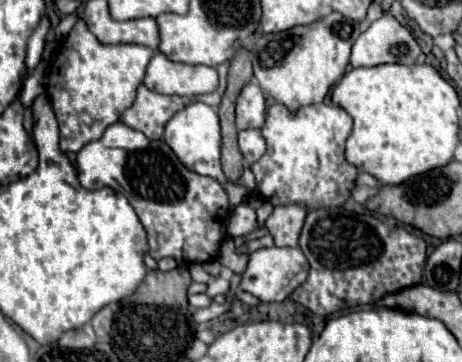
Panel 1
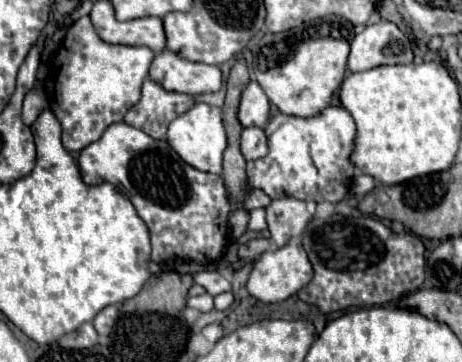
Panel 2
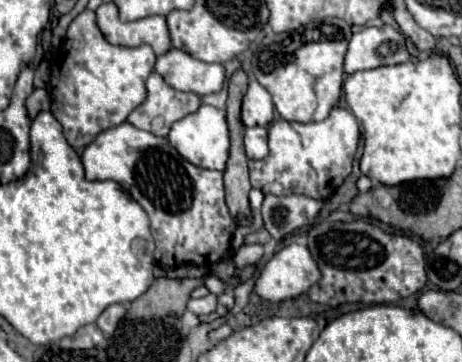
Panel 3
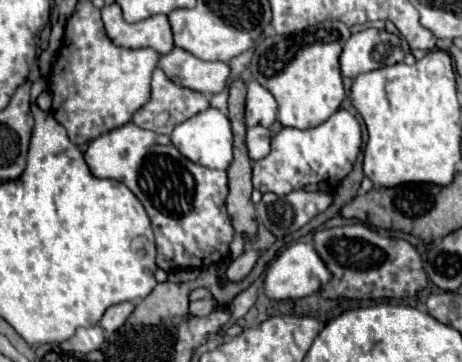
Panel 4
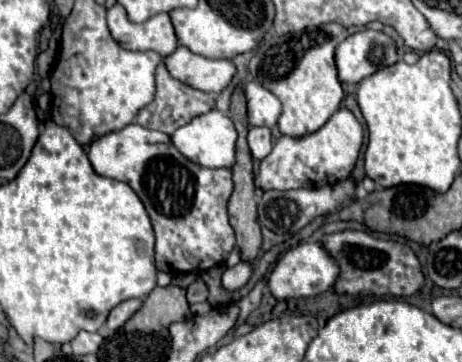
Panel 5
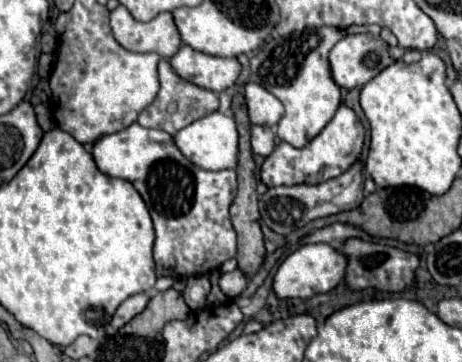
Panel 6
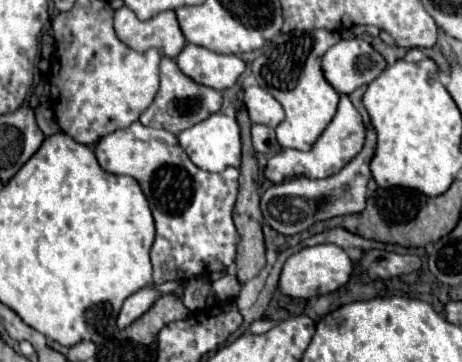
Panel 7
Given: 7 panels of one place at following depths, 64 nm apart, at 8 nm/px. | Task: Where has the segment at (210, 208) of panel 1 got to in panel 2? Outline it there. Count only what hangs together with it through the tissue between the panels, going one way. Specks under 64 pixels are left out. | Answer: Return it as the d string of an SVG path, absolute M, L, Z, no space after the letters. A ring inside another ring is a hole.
M118 122L118 124L108 126L100 140L88 144L88 148L84 148L80 152L78 164L80 164L82 180L86 184L110 182L124 196L128 196L132 200L140 218L146 222L146 226L150 230L154 262L172 264L172 262L180 260L180 262L196 262L196 264L208 266L208 264L214 264L216 260L220 260L220 256L224 254L224 246L226 246L226 242L230 242L230 228L226 230L226 226L228 226L228 218L232 214L232 206L224 192L222 176L216 176L210 172L200 172L200 170L192 168L172 150L172 146L166 140L156 140L156 138L148 136L144 130L138 130L126 122Z

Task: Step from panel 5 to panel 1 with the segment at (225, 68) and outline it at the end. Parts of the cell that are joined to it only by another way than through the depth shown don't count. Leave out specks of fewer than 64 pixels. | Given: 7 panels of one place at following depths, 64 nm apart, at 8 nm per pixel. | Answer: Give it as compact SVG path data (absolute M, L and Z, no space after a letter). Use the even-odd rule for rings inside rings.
M162 52L154 54L148 64L144 84L160 94L178 94L192 98L198 94L208 94L218 88L218 72L204 64L182 64L168 60Z

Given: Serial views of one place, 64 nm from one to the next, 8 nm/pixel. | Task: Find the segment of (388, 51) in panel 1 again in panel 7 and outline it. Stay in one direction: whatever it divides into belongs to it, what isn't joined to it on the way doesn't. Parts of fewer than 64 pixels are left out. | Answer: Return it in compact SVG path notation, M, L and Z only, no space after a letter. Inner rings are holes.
M340 40L322 56L322 72L338 94L370 84L386 68L386 60L364 40Z

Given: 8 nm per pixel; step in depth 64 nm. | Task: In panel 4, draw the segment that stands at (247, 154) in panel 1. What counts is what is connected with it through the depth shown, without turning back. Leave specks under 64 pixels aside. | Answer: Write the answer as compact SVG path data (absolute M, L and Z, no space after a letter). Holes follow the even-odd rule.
M254 126L254 128L248 128L248 136L246 136L246 144L248 144L248 152L250 152L250 158L256 162L256 160L262 160L264 156L268 156L270 152L270 130L264 128L264 126Z

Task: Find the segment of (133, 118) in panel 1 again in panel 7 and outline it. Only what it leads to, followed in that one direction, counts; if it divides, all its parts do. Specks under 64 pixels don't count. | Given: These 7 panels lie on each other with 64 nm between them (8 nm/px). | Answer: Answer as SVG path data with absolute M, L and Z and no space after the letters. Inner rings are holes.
M162 58L160 62L160 90L152 102L152 106L140 116L140 122L144 126L152 128L164 128L168 132L180 134L186 128L192 128L192 124L198 124L200 120L206 120L208 116L216 114L222 106L222 94L214 88L196 84L192 78L184 76L176 64L174 58Z

